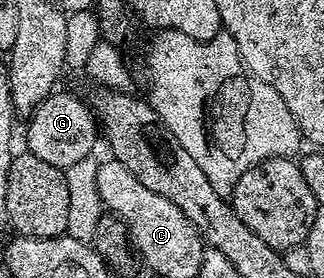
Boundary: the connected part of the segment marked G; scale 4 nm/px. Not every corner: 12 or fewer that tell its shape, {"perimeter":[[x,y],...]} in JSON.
{"perimeter":[[54,92],[28,115],[28,153],[67,168],[94,153],[90,103]]}

